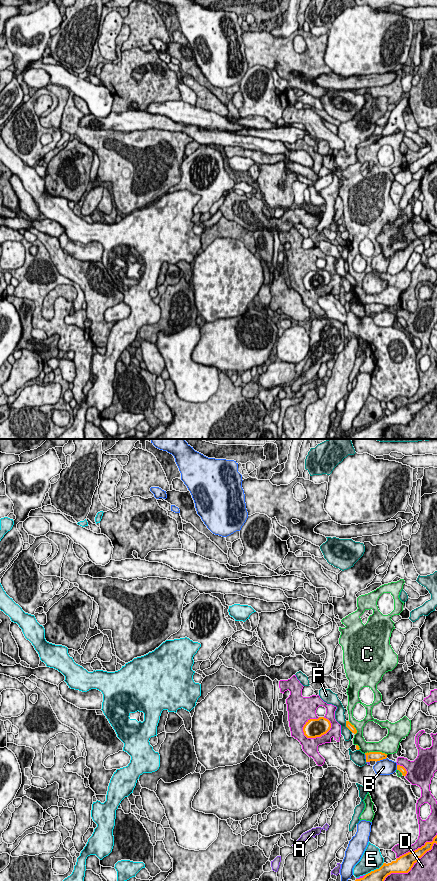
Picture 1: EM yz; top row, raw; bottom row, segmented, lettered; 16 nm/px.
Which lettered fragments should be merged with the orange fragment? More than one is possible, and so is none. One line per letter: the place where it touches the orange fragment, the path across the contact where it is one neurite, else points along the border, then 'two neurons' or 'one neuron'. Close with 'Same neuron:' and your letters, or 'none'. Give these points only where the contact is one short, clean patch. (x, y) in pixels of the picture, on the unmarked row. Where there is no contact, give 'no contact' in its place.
A: yz (366, 308) | across yz (371, 308), (366, 308), (365, 307) | one neuron
B: yz (381, 311) | two neurons
C: yz (376, 304) | two neurons
D: yz (408, 423) | two neurons
E: yz (374, 422) | two neurons
F: yz (347, 279) | two neurons
Same neuron: A

